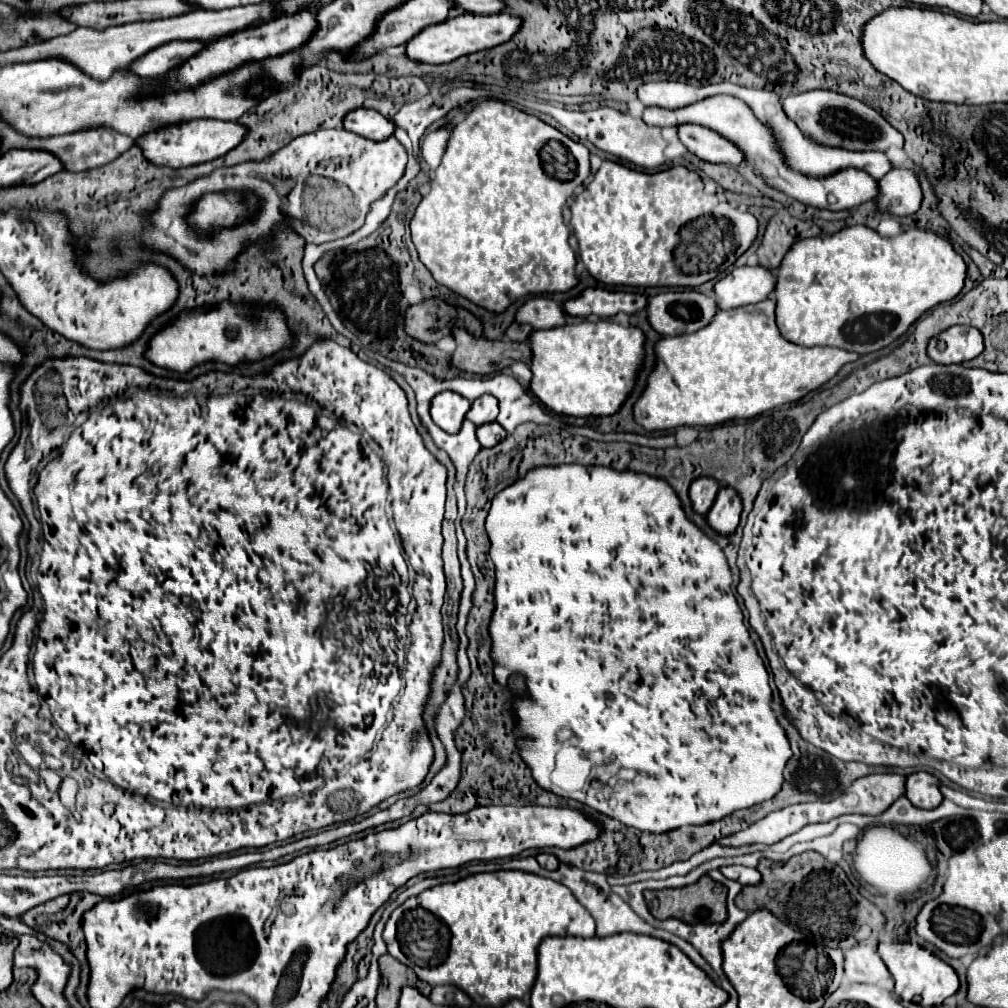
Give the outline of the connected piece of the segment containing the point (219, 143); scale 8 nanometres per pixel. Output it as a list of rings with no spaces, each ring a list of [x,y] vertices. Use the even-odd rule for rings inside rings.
[[[191,120],[183,124],[165,126],[157,132],[147,132],[145,136],[139,136],[135,144],[141,148],[143,156],[157,164],[157,166],[169,166],[169,168],[185,168],[201,162],[215,160],[219,156],[225,156],[229,150],[233,150],[241,140],[245,138],[247,128],[239,122],[223,122],[223,120]]]

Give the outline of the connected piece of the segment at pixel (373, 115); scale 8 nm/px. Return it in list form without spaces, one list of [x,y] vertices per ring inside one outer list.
[[[365,108],[349,112],[345,116],[345,126],[343,128],[359,134],[363,138],[375,140],[375,142],[387,140],[395,132],[395,124],[391,120],[381,116],[377,110],[365,110]]]

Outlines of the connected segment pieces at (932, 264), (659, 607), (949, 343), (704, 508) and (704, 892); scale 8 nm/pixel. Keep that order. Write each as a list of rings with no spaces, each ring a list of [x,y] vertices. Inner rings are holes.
[[[894,217],[883,219],[875,230],[849,226],[837,234],[799,240],[787,252],[777,274],[777,326],[781,336],[801,346],[835,346],[857,354],[877,352],[899,340],[909,326],[937,304],[951,302],[965,286],[967,264],[953,250],[947,238],[935,232],[909,228],[903,230]]]
[[[541,466],[531,470],[525,478],[517,480],[493,498],[485,526],[491,540],[491,560],[495,562],[497,570],[495,612],[491,620],[495,660],[493,674],[501,684],[507,684],[507,678],[513,672],[521,672],[527,676],[527,688],[531,696],[527,700],[515,700],[513,704],[519,718],[515,734],[519,752],[533,770],[533,778],[541,788],[565,798],[579,800],[581,804],[601,814],[607,814],[623,824],[653,834],[675,830],[687,824],[707,824],[721,820],[735,810],[765,802],[781,790],[783,768],[793,752],[789,748],[785,730],[779,726],[771,710],[773,692],[769,686],[769,674],[757,654],[747,626],[743,624],[743,612],[731,592],[733,580],[729,564],[723,556],[723,550],[711,538],[707,538],[693,522],[687,520],[681,502],[675,496],[675,490],[669,488],[665,480],[635,472],[617,472],[605,466]],[[561,728],[569,728],[573,732],[573,736],[565,742],[557,742],[557,732]],[[563,746],[577,746],[583,750],[585,756],[593,756],[593,752],[603,754],[603,760],[597,760],[597,764],[593,764],[589,780],[579,792],[563,792],[551,782],[555,756]]]
[[[951,326],[929,342],[927,354],[937,364],[961,364],[983,352],[983,336],[971,326]]]
[[[699,478],[691,484],[691,490],[689,490],[689,498],[691,498],[691,504],[693,504],[693,510],[697,514],[707,514],[709,508],[713,506],[715,502],[715,496],[719,492],[719,484],[715,484],[713,478]]]
[[[703,876],[699,882],[683,888],[667,888],[667,890],[645,890],[645,900],[649,912],[659,918],[679,918],[683,922],[725,922],[727,920],[727,888],[709,876]]]

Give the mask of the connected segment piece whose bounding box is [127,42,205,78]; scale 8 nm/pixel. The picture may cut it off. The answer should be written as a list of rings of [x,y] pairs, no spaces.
[[[169,42],[161,48],[155,48],[153,52],[147,52],[145,56],[137,58],[133,64],[129,64],[129,72],[137,74],[139,78],[157,78],[175,68],[177,64],[191,58],[195,52],[199,52],[205,44],[203,42]]]

